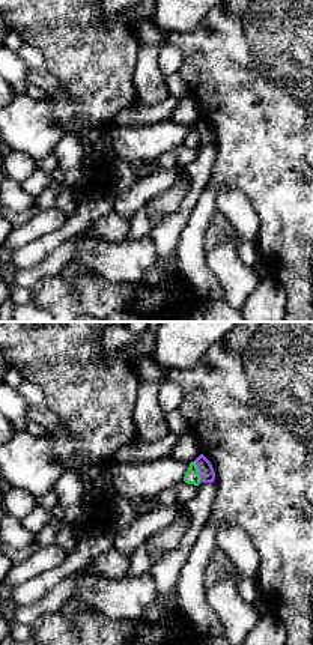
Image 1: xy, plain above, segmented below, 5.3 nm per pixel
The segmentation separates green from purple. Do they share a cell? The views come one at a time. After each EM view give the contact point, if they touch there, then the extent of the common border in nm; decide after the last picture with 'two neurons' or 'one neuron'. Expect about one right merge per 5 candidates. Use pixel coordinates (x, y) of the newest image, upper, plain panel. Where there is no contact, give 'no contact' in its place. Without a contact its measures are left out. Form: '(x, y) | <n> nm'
(197, 136) | 120 nm

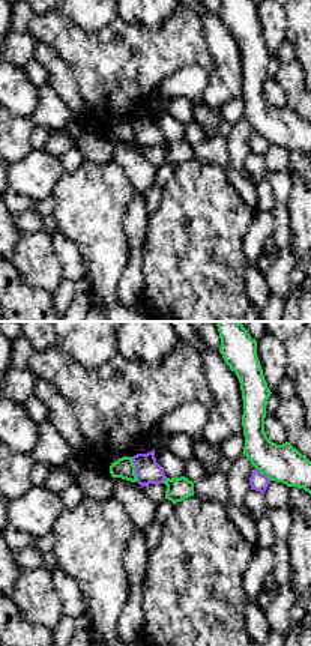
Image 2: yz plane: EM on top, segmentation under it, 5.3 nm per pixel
(134, 132) | 140 nm

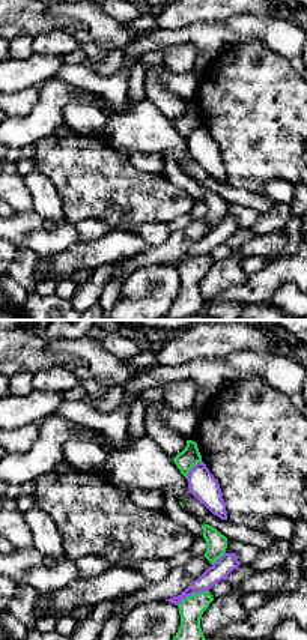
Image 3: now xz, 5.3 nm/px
(193, 257) | 190 nm

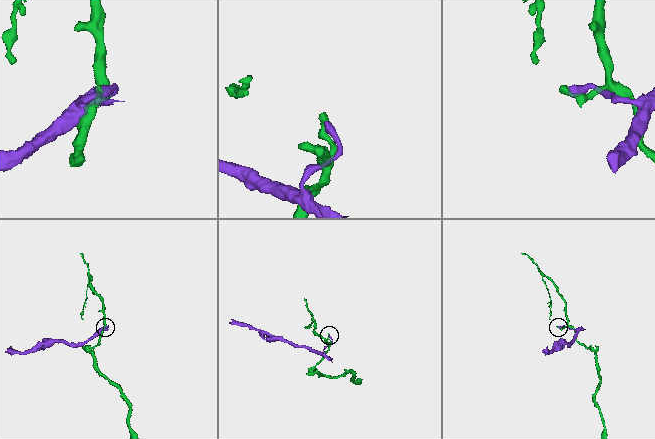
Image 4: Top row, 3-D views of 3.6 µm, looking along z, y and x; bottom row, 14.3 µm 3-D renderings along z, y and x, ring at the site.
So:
two neurons

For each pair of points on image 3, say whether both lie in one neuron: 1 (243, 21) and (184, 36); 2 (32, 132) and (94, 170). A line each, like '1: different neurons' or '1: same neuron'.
1: same neuron
2: different neurons

